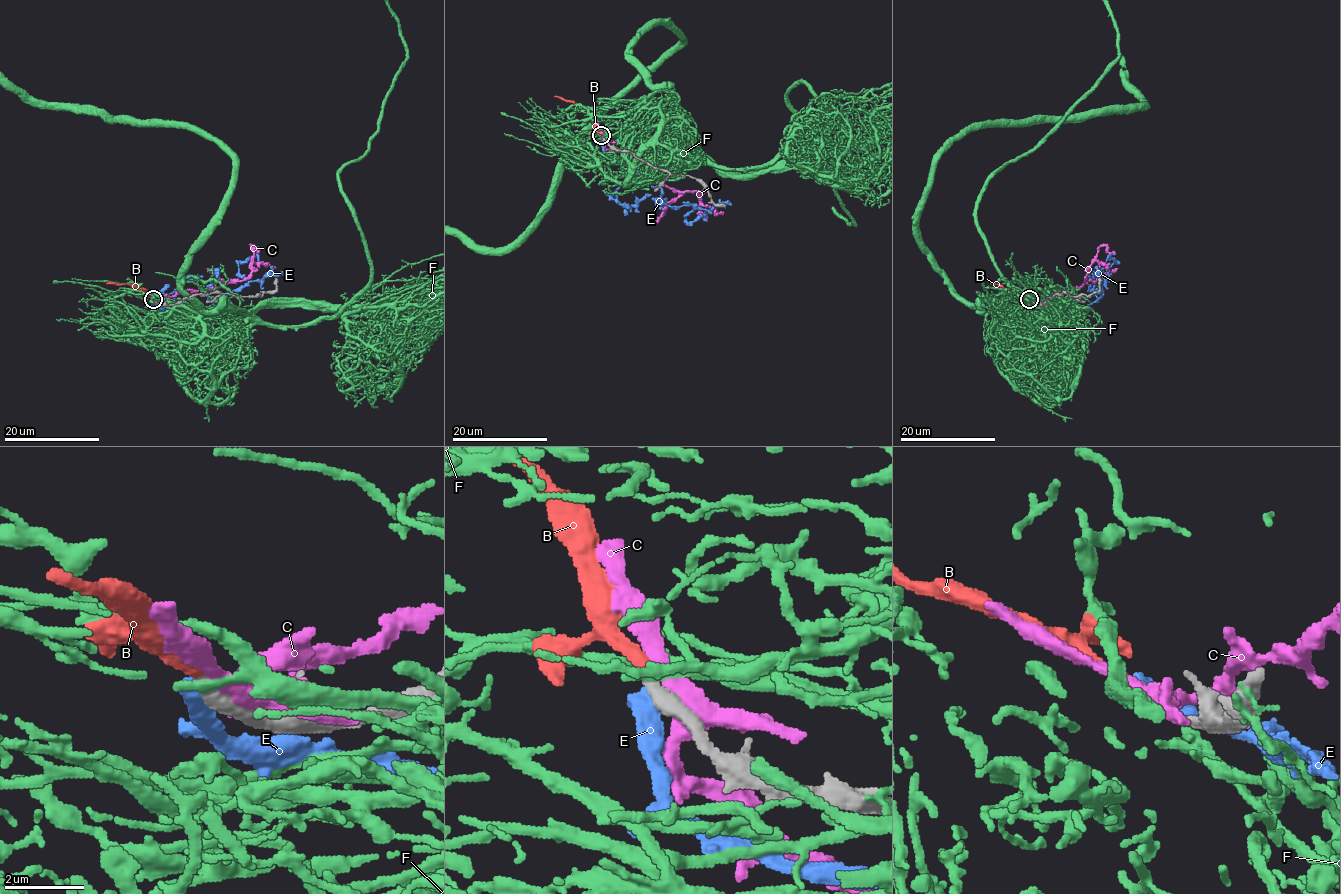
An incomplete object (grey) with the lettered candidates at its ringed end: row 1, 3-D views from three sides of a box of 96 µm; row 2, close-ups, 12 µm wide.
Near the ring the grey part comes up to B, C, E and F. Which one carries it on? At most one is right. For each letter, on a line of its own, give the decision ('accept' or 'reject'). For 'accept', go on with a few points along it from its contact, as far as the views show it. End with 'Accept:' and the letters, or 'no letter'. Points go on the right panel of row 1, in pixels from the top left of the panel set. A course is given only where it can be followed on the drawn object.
B: accept
C: reject
E: reject
F: reject
Accept: B

